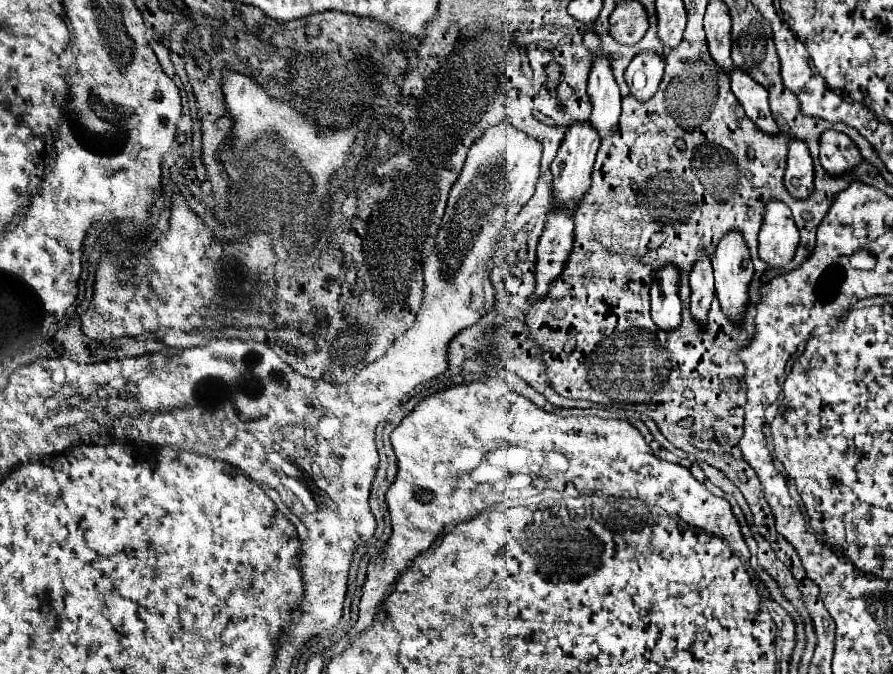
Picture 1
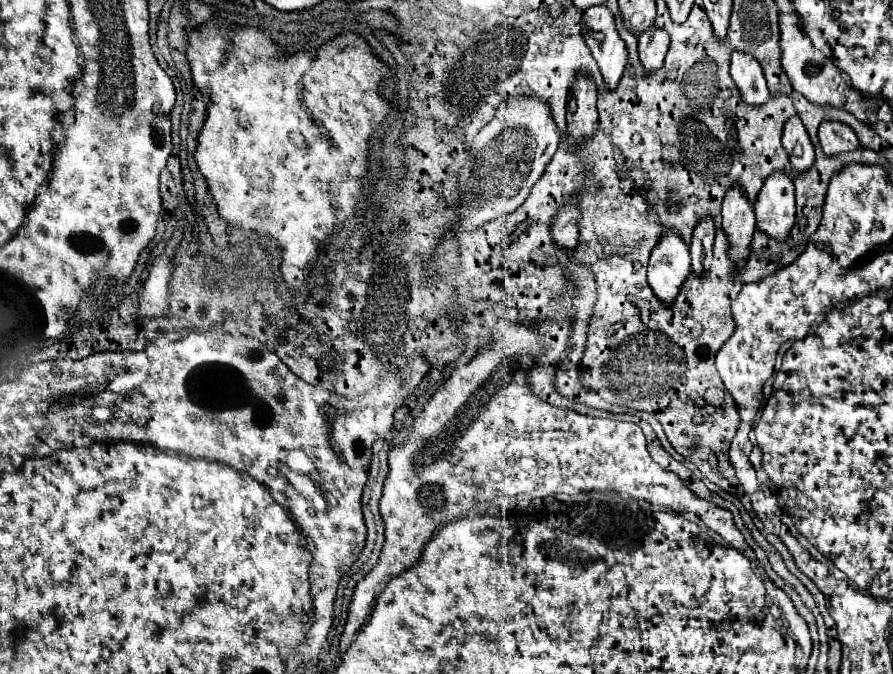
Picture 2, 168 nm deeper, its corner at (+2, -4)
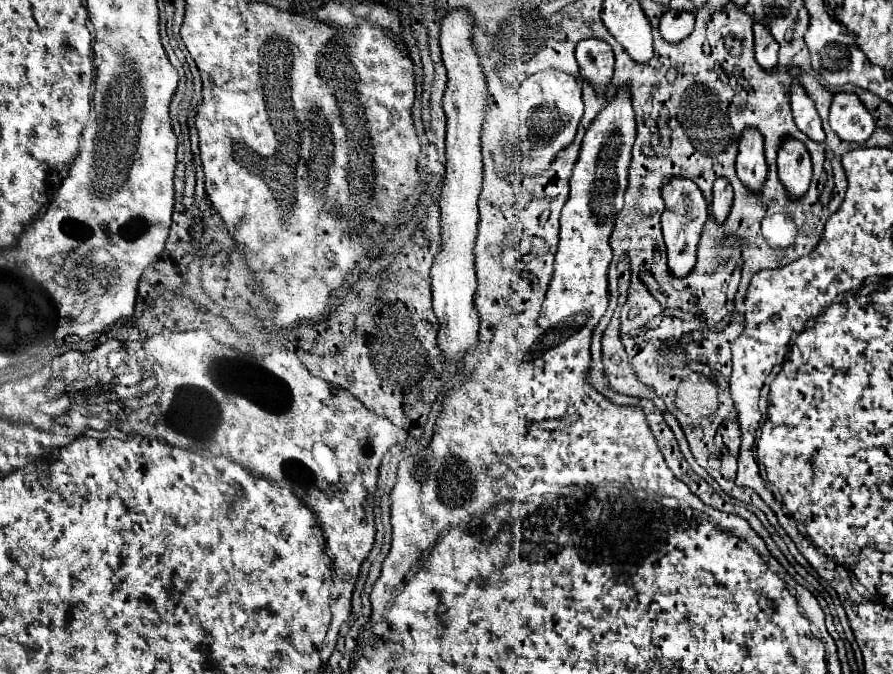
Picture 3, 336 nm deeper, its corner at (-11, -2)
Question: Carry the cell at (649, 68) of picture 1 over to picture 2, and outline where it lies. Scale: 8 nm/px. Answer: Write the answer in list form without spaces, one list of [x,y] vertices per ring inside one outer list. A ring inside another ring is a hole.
[[[652,27],[652,31],[646,31],[646,35],[638,37],[638,55],[646,73],[662,69],[664,57],[668,53],[668,43],[670,37],[666,35],[666,31],[656,27]]]

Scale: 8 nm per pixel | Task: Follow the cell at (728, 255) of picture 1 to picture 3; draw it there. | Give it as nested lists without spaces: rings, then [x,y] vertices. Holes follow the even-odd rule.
[[[745,129],[739,137],[737,177],[749,187],[759,191],[767,177],[763,135],[757,129]]]

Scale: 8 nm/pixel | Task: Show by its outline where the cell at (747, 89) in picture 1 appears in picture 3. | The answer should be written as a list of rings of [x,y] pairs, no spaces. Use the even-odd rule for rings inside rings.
[[[753,23],[755,31],[755,57],[763,69],[775,69],[779,43],[773,39],[769,29],[763,23]]]

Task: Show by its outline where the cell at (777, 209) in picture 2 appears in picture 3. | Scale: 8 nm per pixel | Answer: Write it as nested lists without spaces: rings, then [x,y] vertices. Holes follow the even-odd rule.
[[[787,139],[779,147],[777,157],[779,167],[779,179],[783,181],[785,189],[791,193],[791,197],[799,197],[811,183],[811,157],[805,145],[797,139]]]

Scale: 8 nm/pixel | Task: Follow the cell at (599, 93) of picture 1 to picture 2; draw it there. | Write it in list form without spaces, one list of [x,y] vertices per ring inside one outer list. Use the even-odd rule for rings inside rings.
[[[606,5],[590,7],[590,11],[584,11],[582,37],[600,67],[604,89],[614,91],[624,73],[628,55],[626,55],[626,45],[616,33],[614,17],[606,9]]]

